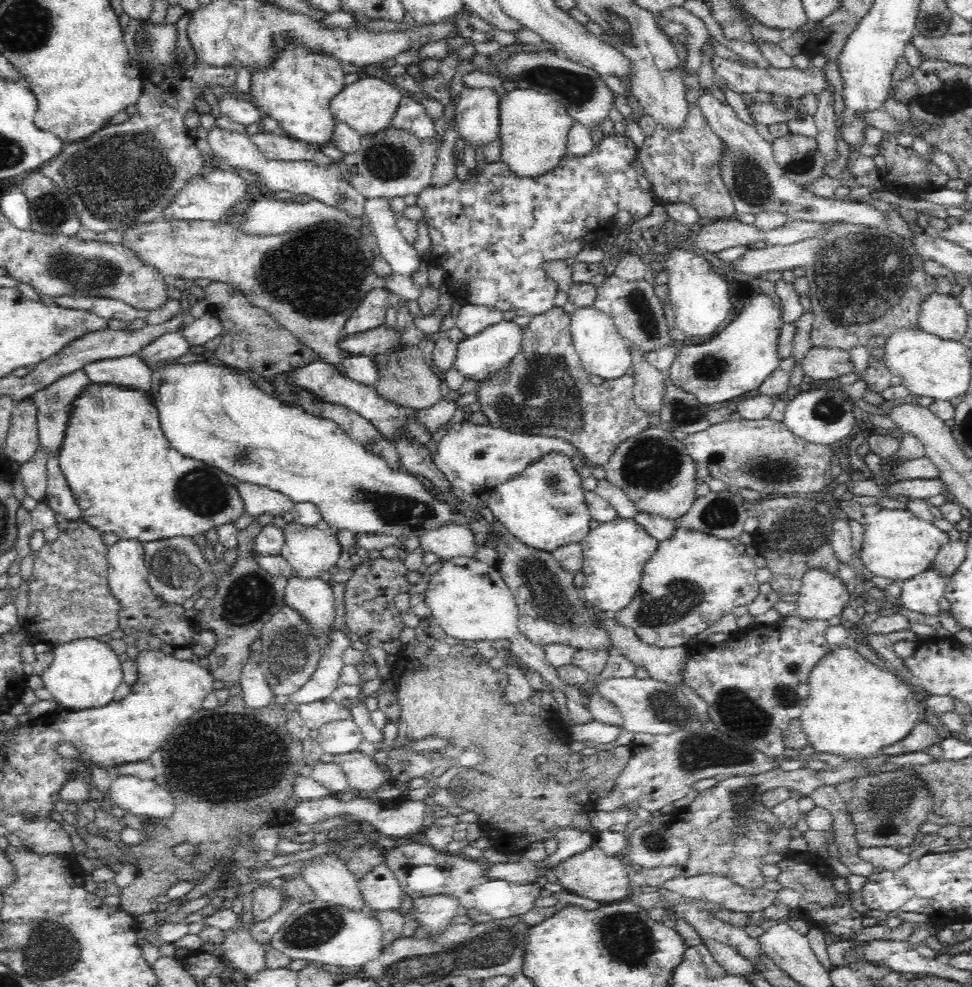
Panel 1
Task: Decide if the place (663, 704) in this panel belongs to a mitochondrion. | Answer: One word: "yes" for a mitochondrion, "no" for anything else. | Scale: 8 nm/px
yes

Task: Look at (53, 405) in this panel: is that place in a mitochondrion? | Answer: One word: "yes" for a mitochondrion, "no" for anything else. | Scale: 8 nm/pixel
yes

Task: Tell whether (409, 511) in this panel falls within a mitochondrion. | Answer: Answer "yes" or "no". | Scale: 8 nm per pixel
yes

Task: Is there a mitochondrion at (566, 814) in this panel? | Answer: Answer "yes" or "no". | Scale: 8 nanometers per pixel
no

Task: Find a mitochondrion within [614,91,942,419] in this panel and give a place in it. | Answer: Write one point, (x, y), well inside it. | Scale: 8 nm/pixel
(858, 255)

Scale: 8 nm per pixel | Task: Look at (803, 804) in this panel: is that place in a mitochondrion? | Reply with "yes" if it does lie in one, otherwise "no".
no

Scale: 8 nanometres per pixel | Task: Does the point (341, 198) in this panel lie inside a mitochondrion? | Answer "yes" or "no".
yes

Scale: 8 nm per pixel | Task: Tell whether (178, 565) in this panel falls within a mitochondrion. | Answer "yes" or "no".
yes

